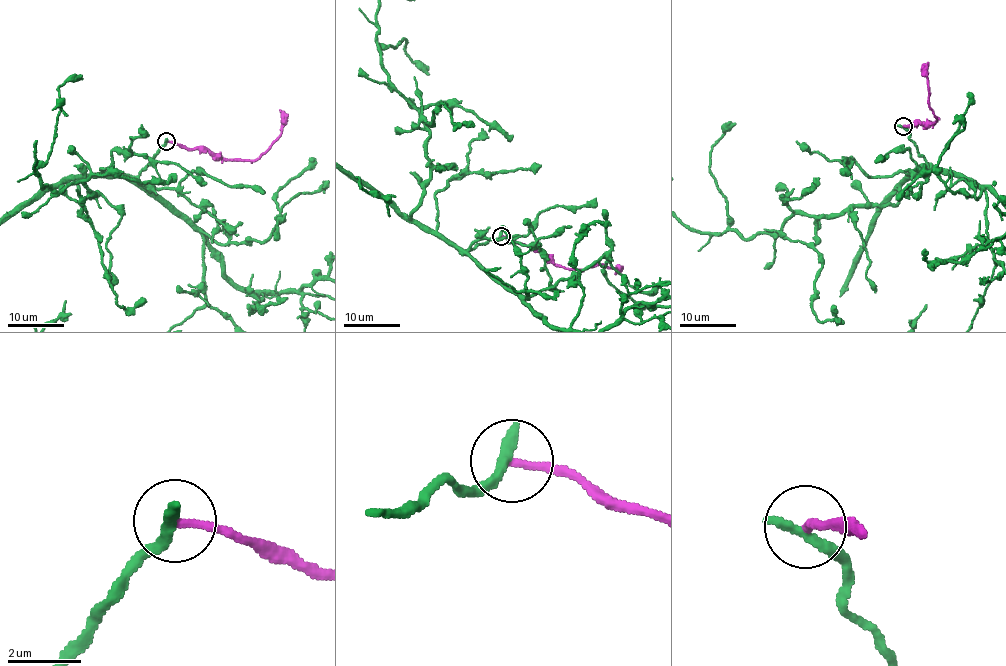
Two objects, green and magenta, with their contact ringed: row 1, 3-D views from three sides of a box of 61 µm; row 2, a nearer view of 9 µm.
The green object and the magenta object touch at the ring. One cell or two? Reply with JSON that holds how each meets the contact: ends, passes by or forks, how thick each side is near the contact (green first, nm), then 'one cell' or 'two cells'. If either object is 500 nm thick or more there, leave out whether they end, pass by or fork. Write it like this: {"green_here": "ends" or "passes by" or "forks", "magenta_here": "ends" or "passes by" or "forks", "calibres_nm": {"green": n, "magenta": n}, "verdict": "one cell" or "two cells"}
{"green_here": "ends", "magenta_here": "ends", "calibres_nm": {"green": 360, "magenta": 240}, "verdict": "two cells"}

